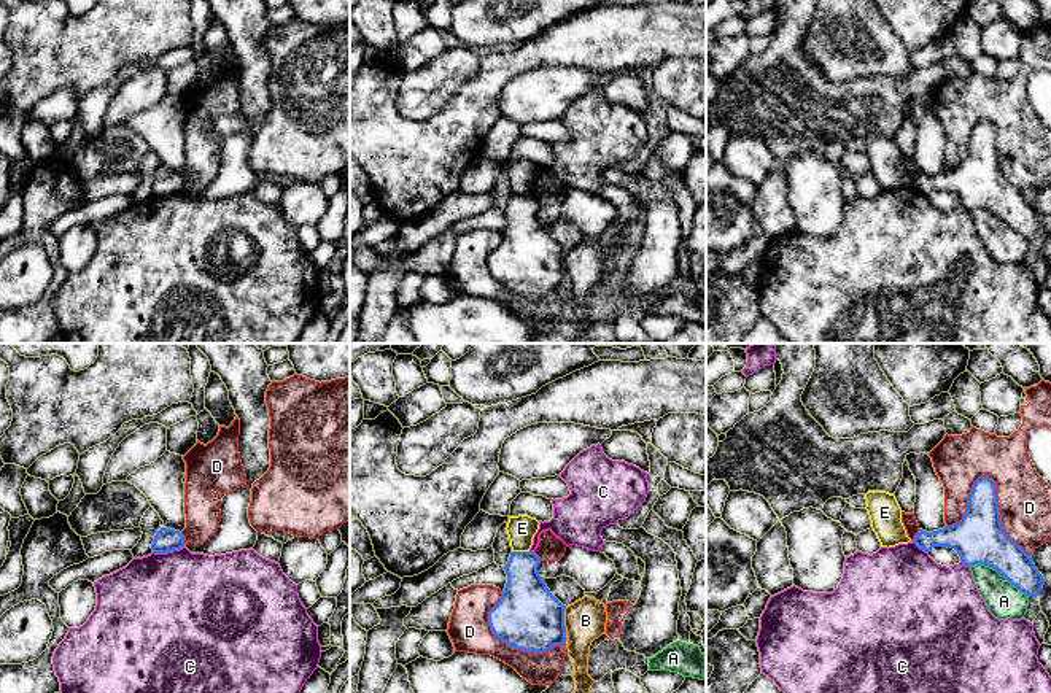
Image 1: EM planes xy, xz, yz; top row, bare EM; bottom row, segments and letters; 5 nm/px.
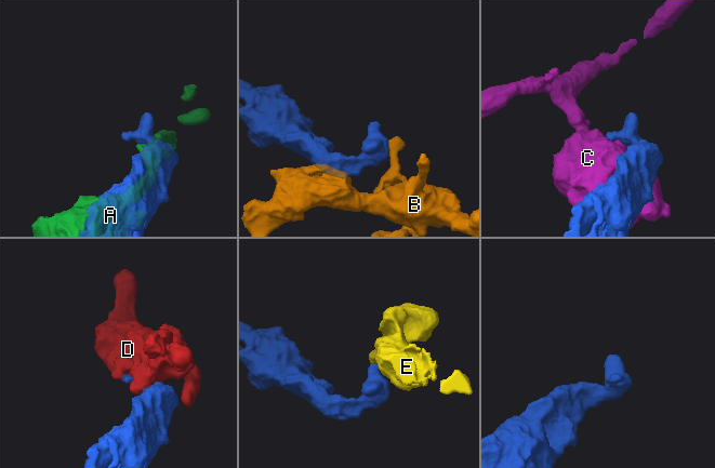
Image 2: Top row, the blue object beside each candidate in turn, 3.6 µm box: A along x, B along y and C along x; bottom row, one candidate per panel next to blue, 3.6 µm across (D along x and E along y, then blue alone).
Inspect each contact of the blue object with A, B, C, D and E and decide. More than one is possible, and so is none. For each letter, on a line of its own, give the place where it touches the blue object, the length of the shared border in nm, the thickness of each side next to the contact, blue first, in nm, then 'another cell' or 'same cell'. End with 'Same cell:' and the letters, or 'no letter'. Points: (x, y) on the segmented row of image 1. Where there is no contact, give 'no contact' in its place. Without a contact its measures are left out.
A: meets blue in yz at (999, 572); contact 340 nm long; 260 nm thick on the blue side, 180 nm on the other; another cell
B: meets blue in xz at (563, 625); contact 180 nm long; 340 nm thick on the blue side, 220 nm on the other; another cell
C: meets blue in xy at (167, 552); contact 160 nm long; 120 nm thick on the blue side, 500 nm on the other; another cell
D: meets blue in yz at (999, 512); contact 460 nm long; 260 nm thick on the blue side, 280 nm on the other; another cell
E: meets blue in xz at (520, 552); contact 90 nm long; 240 nm thick on the blue side, 140 nm on the other; another cell
Same cell: no letter

